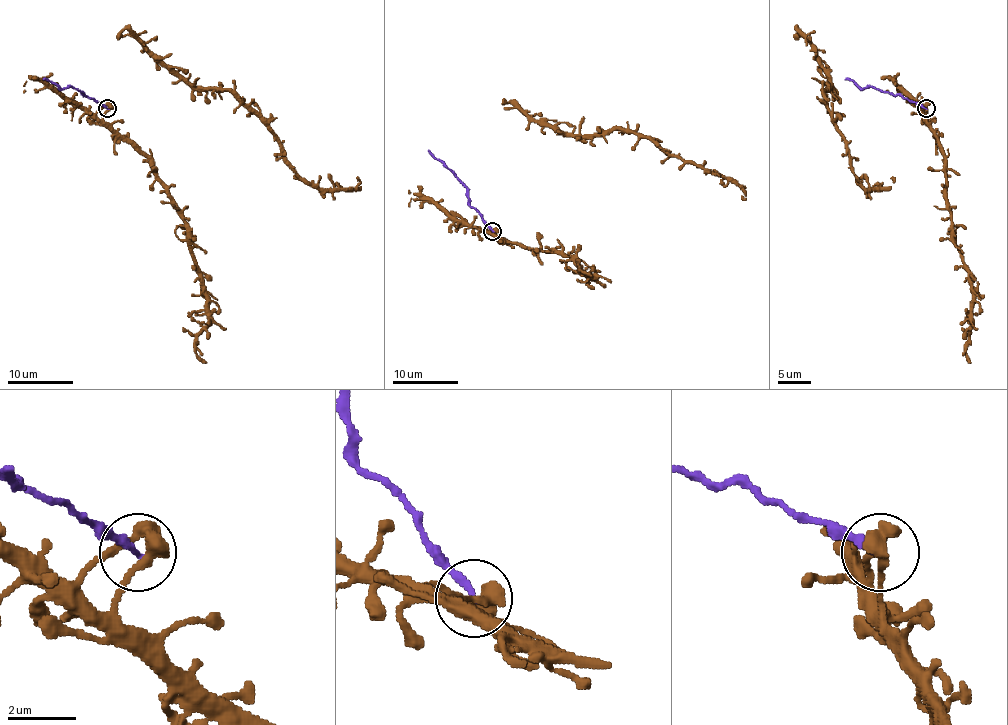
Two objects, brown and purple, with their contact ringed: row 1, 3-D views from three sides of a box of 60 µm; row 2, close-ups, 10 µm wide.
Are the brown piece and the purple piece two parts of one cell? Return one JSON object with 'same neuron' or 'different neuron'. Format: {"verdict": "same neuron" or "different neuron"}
{"verdict": "different neuron"}

